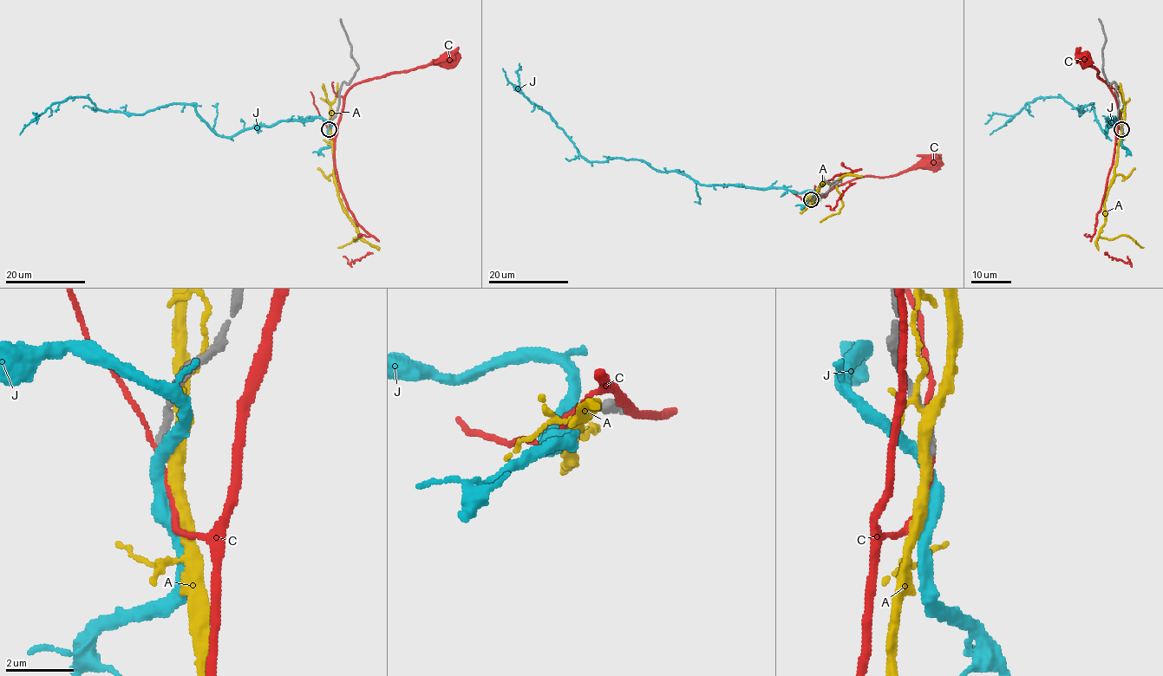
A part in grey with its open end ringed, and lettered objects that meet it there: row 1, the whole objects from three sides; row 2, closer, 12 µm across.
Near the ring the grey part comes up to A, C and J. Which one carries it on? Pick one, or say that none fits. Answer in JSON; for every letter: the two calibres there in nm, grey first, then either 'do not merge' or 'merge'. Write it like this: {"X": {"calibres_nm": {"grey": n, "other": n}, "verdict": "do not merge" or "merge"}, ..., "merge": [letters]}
{"A": {"calibres_nm": {"grey": 260, "other": 360}, "verdict": "do not merge"}, "C": {"calibres_nm": {"grey": 280, "other": 150}, "verdict": "do not merge"}, "J": {"calibres_nm": {"grey": 260, "other": 340}, "verdict": "do not merge"}, "merge": []}

